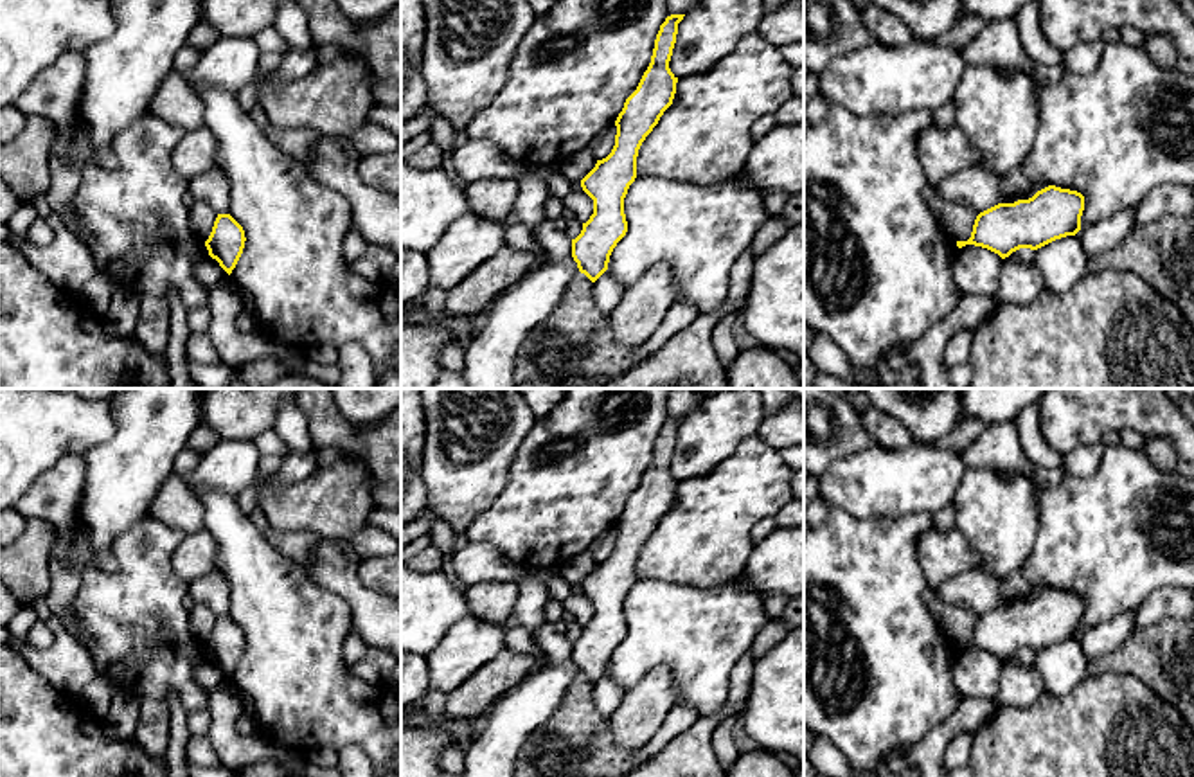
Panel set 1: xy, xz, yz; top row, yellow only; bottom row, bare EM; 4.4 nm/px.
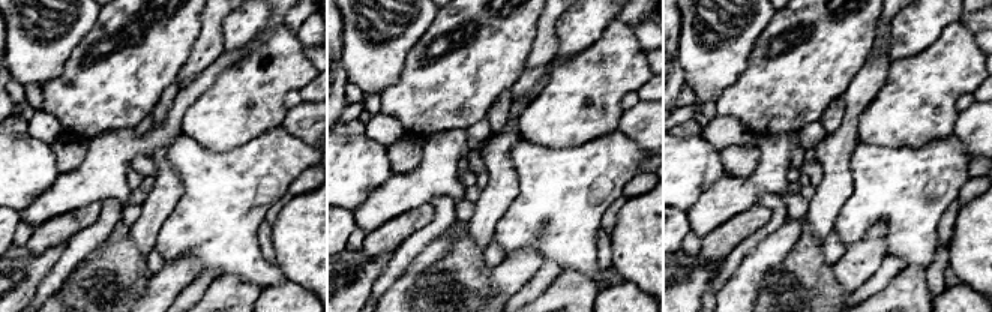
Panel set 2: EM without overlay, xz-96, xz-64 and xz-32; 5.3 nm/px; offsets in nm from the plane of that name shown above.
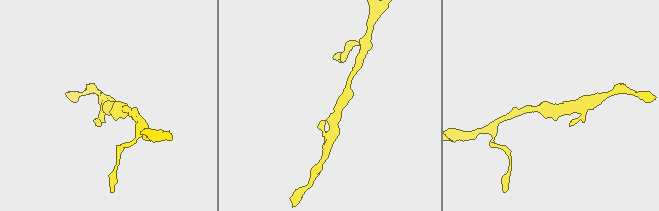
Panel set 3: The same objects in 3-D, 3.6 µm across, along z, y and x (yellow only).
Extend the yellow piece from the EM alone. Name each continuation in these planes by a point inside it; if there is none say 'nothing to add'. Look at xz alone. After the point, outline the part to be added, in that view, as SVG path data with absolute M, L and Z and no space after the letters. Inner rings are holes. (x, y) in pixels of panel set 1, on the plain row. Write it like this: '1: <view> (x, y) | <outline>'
nothing to add

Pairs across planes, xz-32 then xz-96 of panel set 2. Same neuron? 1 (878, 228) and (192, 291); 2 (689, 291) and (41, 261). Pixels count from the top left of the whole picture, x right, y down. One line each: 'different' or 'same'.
1: different
2: same

